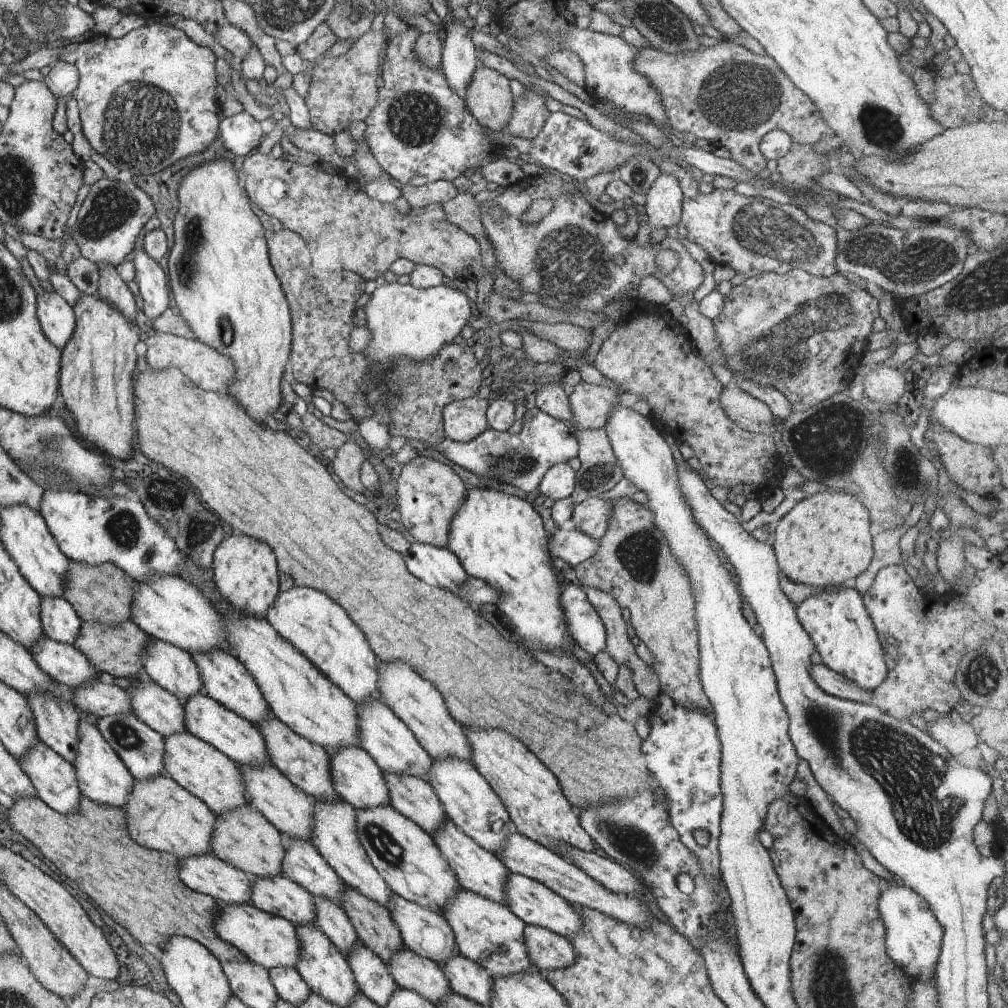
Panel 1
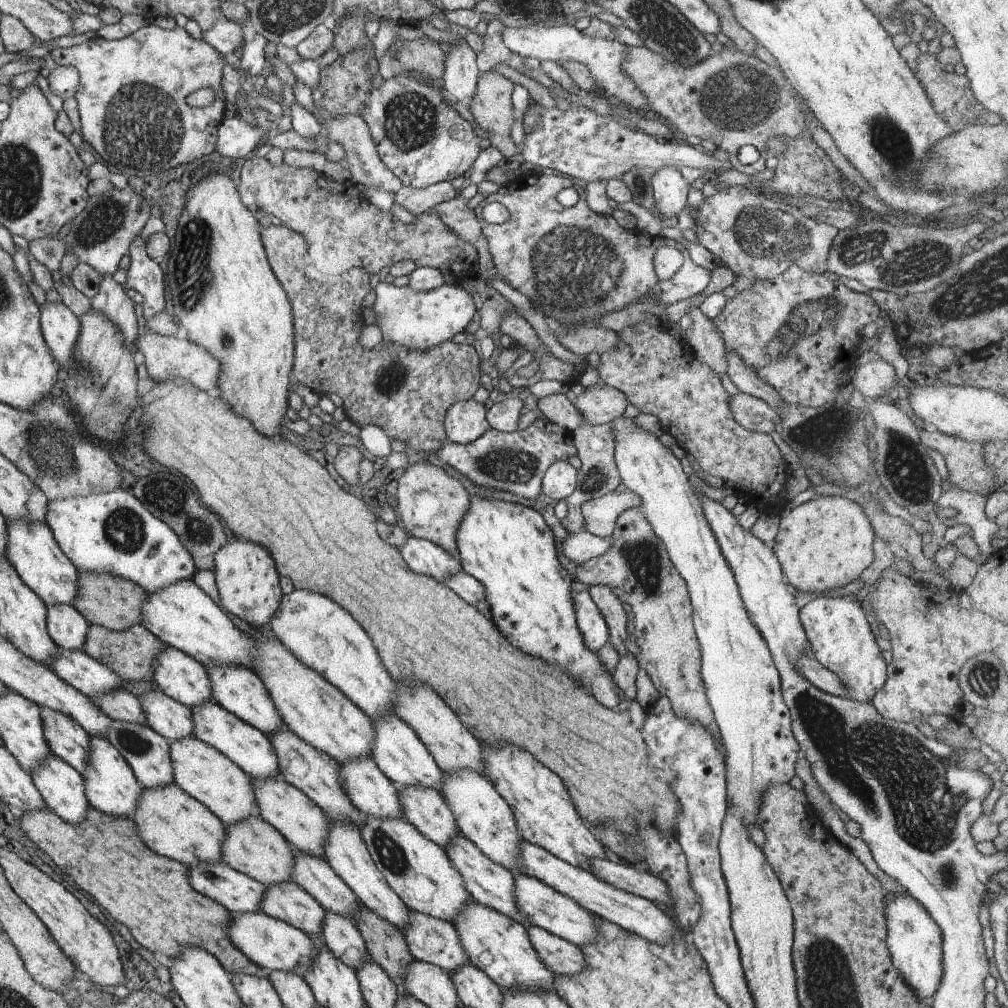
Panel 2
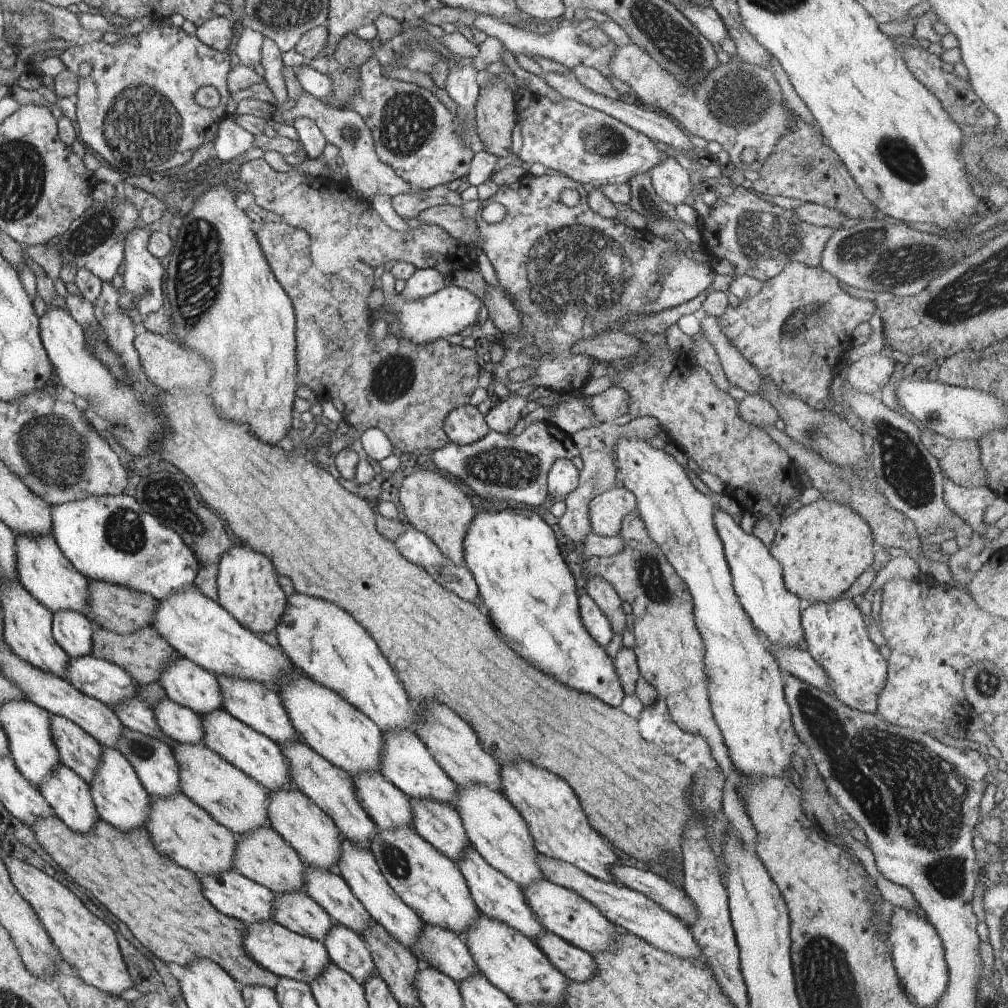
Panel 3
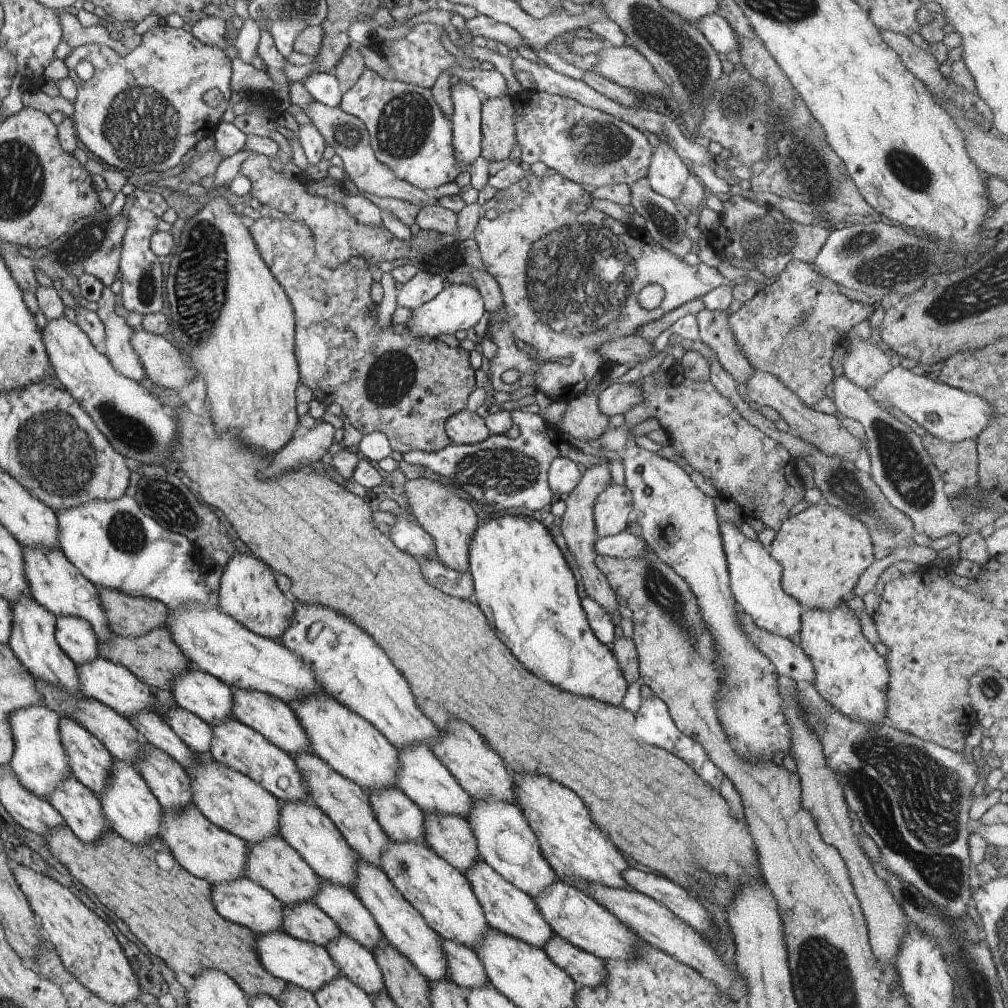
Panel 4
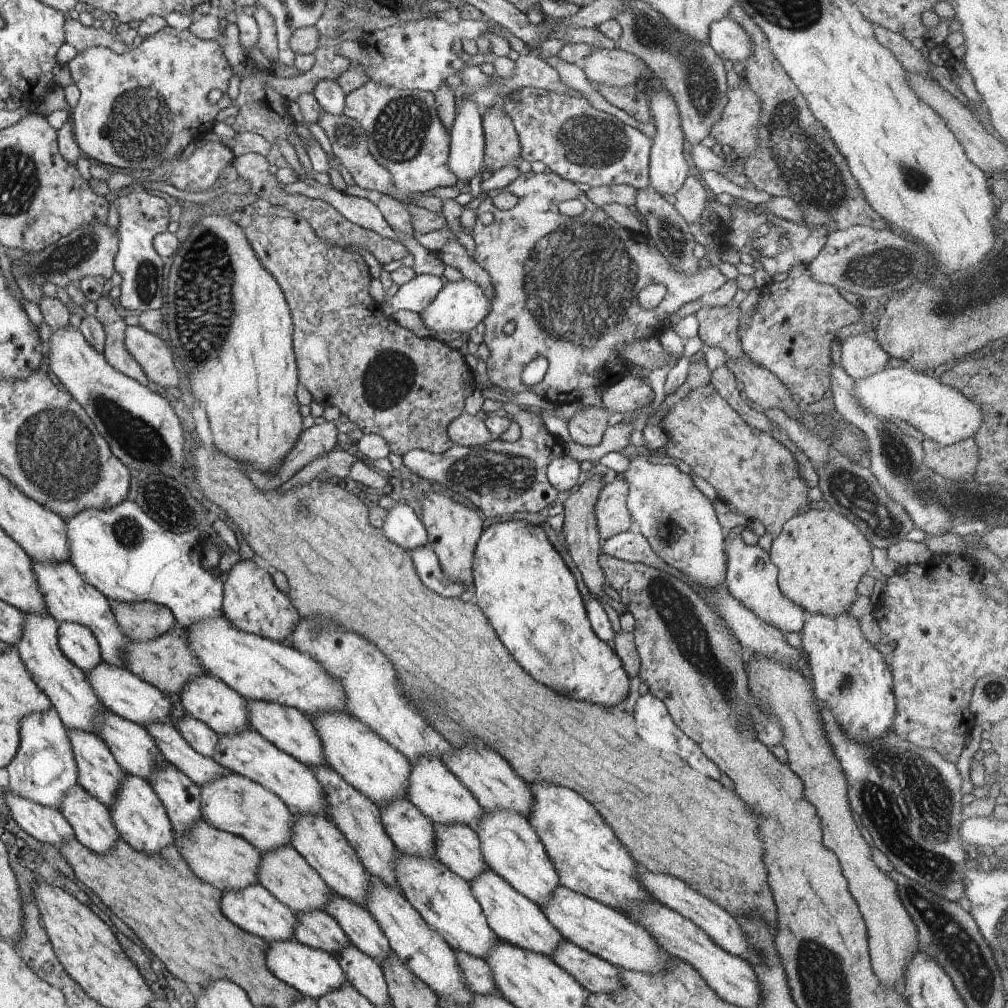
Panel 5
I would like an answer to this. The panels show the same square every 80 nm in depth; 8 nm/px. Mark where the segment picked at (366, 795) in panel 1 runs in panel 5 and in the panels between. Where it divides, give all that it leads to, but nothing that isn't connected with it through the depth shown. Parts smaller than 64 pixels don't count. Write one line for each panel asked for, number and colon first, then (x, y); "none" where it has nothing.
2: (372, 793)
3: (388, 806)
4: (402, 820)
5: (412, 833)

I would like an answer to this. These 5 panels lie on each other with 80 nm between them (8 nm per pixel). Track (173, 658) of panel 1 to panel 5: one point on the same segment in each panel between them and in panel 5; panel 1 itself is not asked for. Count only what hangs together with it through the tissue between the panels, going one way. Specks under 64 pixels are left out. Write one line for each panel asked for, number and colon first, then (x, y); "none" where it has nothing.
2: (184, 679)
3: (187, 683)
4: (197, 692)
5: (220, 707)

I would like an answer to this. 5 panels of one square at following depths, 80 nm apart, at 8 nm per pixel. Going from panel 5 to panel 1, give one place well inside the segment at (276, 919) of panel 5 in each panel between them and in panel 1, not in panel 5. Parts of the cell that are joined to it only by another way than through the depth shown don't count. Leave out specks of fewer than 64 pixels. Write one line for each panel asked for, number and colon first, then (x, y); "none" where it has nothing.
1: (207, 874)
2: (237, 892)
3: (235, 895)
4: (241, 901)

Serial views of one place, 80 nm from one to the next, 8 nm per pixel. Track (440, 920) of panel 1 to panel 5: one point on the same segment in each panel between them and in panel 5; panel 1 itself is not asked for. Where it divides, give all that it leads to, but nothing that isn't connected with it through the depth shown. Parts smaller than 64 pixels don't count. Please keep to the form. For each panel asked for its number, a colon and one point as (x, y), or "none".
2: (430, 940)
3: (442, 948)
4: (466, 971)
5: (477, 973)

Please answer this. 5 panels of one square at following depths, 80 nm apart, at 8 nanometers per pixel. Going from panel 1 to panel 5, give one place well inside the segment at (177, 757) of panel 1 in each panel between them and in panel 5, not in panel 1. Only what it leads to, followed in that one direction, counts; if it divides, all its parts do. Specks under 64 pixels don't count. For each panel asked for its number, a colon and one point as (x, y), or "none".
2: (207, 775)
3: (236, 800)
4: (236, 803)
5: (234, 804)

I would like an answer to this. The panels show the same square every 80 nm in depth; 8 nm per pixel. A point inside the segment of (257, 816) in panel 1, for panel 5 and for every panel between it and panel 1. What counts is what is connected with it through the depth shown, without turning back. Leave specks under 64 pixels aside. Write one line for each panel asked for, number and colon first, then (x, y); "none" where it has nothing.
2: (253, 847)
3: (263, 856)
4: (273, 864)
5: (284, 873)

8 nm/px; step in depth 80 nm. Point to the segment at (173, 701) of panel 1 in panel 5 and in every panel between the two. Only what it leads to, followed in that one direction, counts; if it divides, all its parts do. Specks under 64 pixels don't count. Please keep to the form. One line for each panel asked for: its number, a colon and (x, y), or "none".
2: (172, 720)
3: (182, 724)
4: (195, 733)
5: (204, 740)

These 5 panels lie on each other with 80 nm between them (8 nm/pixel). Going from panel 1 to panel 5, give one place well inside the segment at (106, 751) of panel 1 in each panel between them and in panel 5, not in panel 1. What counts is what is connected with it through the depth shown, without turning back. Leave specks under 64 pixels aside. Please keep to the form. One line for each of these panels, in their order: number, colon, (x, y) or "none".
2: (112, 788)
3: (120, 797)
4: (131, 809)
5: (142, 819)

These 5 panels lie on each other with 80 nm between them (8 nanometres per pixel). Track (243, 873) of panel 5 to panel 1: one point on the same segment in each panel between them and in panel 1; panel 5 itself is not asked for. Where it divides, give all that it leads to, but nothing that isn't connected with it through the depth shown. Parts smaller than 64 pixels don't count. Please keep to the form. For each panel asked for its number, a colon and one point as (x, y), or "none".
1: (163, 816)
2: (173, 824)
3: (181, 830)
4: (208, 852)

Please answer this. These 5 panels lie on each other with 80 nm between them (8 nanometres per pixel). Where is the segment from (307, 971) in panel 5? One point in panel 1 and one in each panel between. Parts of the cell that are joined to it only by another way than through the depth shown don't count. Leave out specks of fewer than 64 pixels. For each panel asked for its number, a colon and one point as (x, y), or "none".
1: (271, 941)
2: (271, 944)
3: (288, 955)
4: (303, 964)

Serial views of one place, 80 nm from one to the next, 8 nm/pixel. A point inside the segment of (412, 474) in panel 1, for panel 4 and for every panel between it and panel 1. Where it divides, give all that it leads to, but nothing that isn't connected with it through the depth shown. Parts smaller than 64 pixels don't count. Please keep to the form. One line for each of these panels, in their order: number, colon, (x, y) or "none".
2: (431, 503)
3: (431, 503)
4: (451, 521)

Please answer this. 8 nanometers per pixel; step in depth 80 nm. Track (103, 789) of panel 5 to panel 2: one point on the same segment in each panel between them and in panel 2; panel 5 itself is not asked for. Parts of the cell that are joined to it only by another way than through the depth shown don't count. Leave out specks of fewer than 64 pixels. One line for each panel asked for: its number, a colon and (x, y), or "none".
2: (67, 739)
3: (78, 750)
4: (91, 763)

